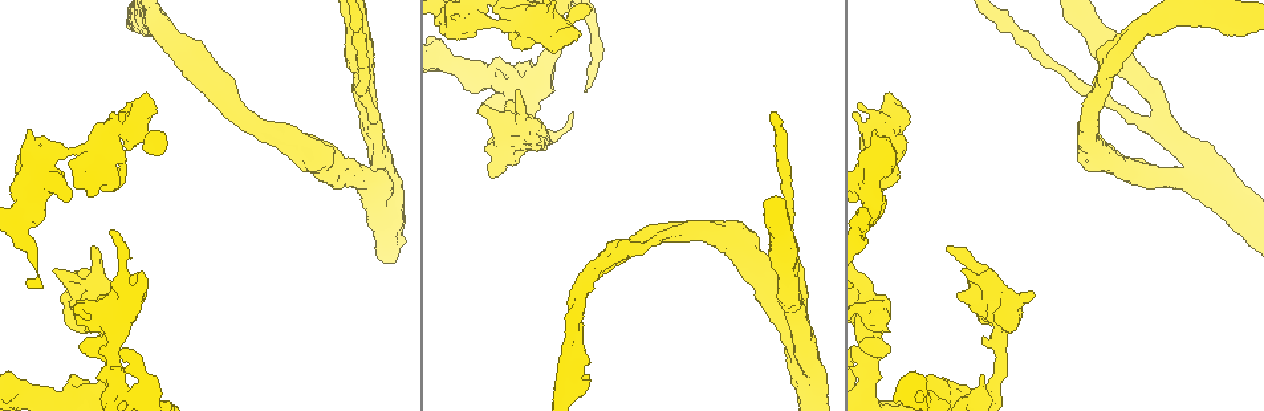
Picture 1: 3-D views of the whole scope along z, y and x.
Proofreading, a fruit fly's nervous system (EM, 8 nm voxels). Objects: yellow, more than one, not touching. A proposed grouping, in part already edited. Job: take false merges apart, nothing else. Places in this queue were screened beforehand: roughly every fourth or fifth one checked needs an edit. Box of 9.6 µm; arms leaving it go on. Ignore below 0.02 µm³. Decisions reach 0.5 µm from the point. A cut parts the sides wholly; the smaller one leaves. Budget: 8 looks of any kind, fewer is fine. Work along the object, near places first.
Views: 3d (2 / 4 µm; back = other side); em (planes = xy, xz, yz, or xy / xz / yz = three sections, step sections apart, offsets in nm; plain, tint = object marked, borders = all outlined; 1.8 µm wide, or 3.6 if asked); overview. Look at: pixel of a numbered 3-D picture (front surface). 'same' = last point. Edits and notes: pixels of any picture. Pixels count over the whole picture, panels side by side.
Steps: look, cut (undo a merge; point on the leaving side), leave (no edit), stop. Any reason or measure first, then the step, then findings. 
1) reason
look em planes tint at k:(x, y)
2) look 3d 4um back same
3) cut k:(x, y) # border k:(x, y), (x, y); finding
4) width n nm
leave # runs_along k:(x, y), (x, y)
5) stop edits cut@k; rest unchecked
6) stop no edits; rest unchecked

abrupt turn
look em planes borders at 1:(804, 349)

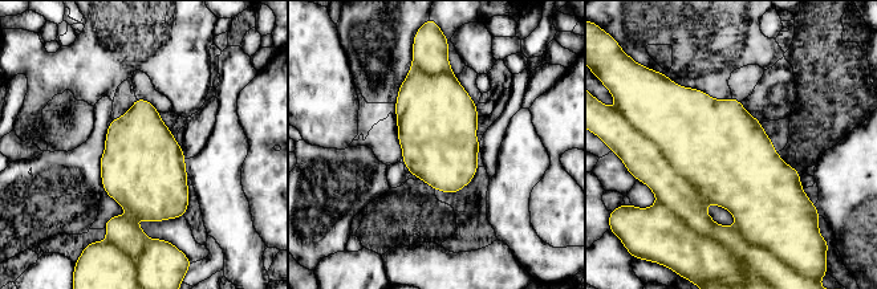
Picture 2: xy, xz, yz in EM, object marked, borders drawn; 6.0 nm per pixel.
cut 2:(685, 178) # border 2:(660, 202), (698, 233); two neurons meet here

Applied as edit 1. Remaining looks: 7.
abrupt turn
look em xy step 16 tint at 1:(1118, 168)

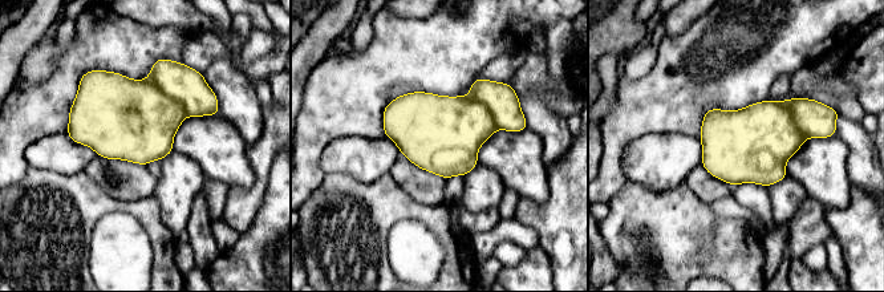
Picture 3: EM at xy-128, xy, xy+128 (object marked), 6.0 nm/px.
leave # one neuron here

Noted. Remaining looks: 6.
three-way junction
look em 3.6um planes tint at 1:(523, 147)

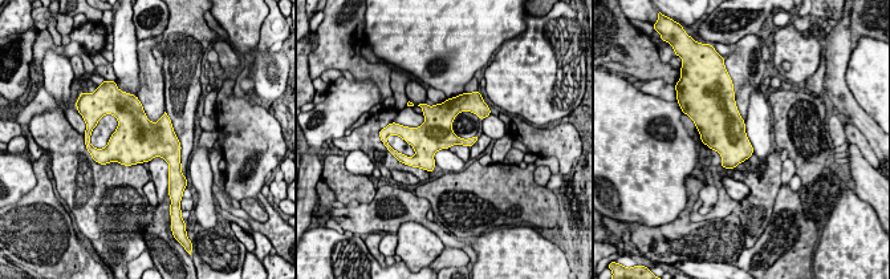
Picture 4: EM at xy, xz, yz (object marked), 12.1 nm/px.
leave # all the same neuron

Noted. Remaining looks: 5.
stop edits cut@2; rest unchecked

